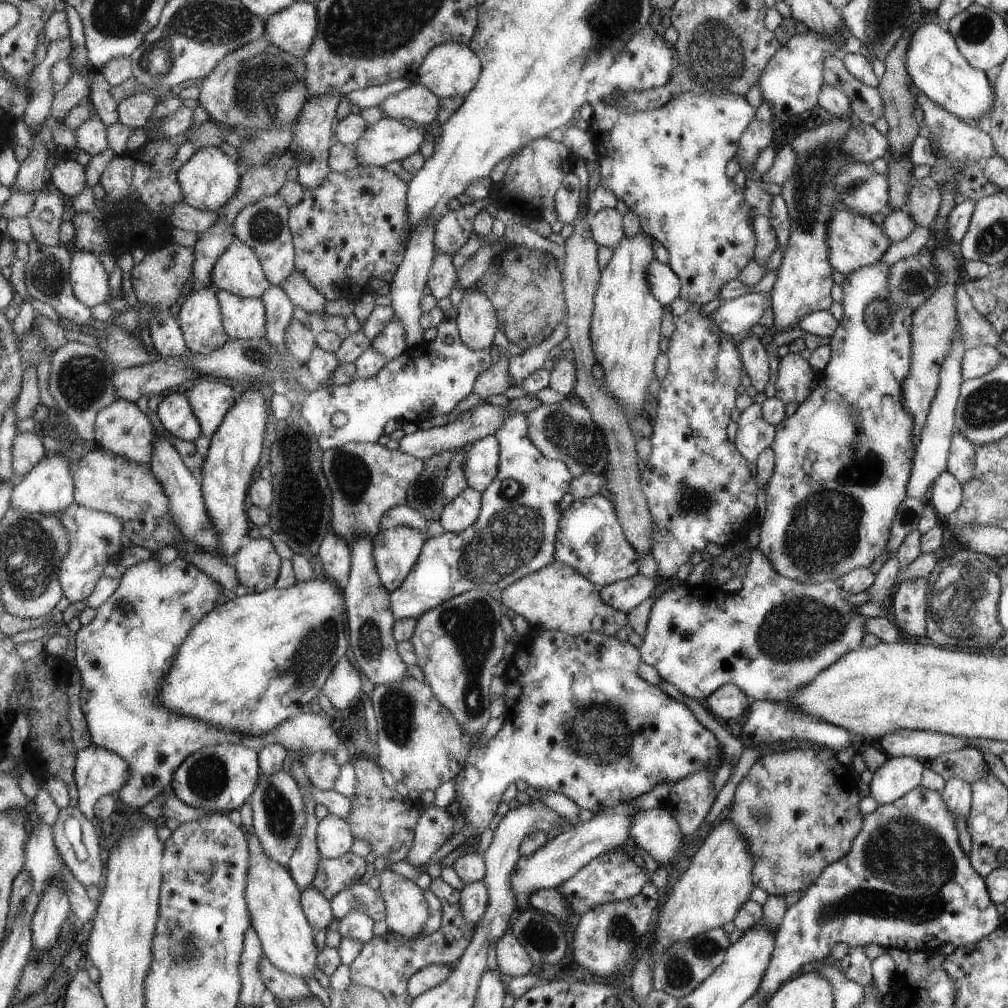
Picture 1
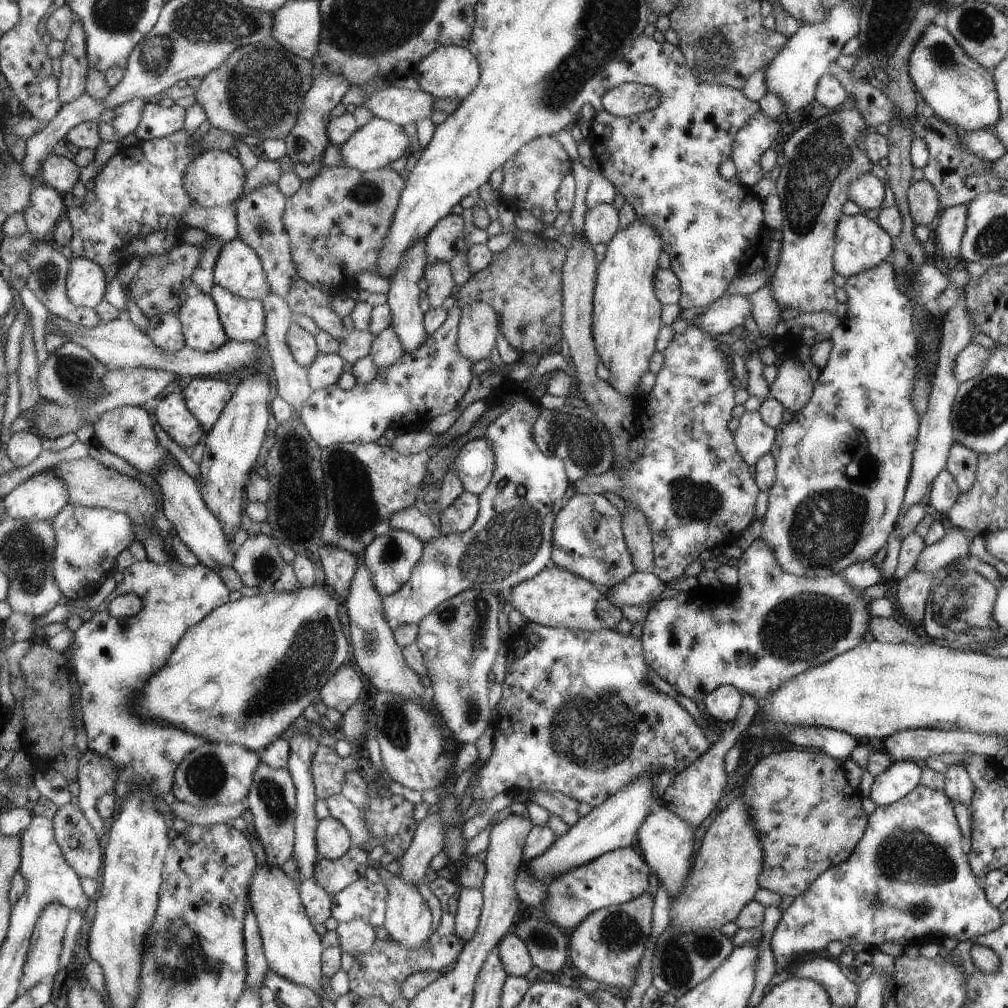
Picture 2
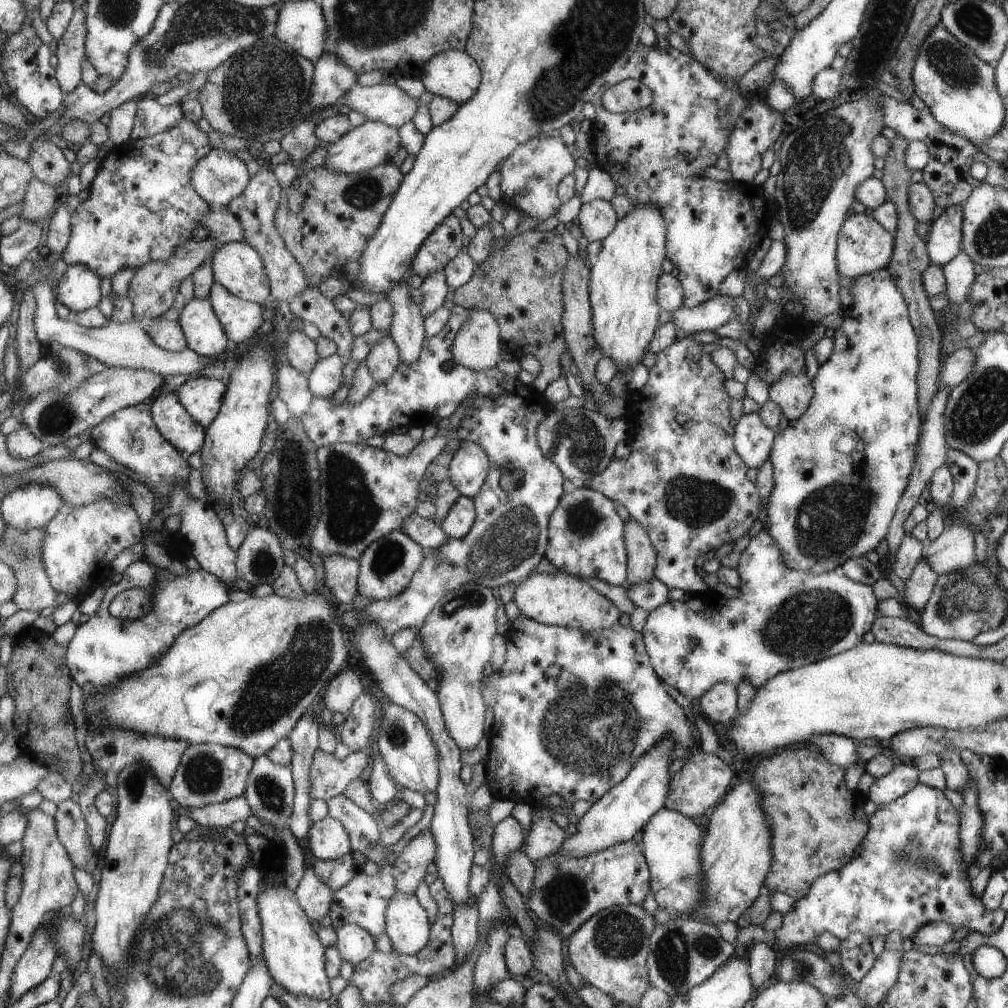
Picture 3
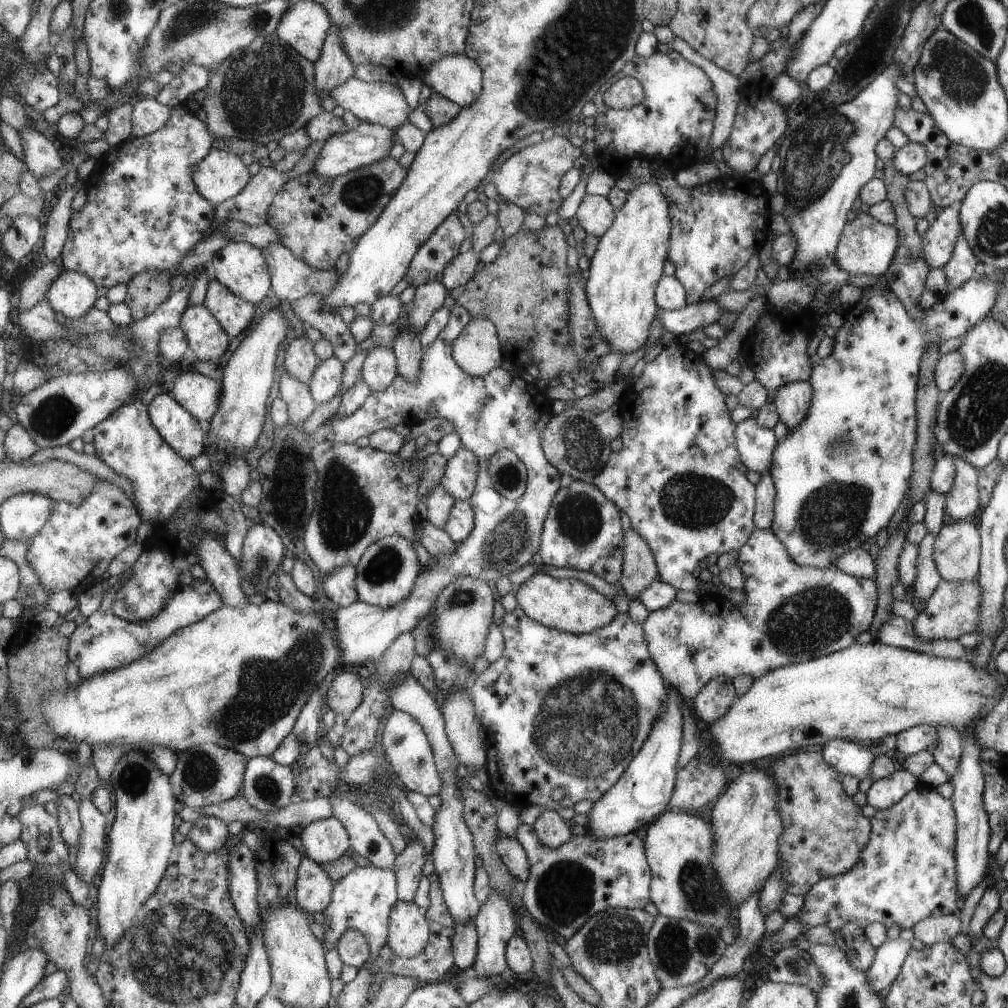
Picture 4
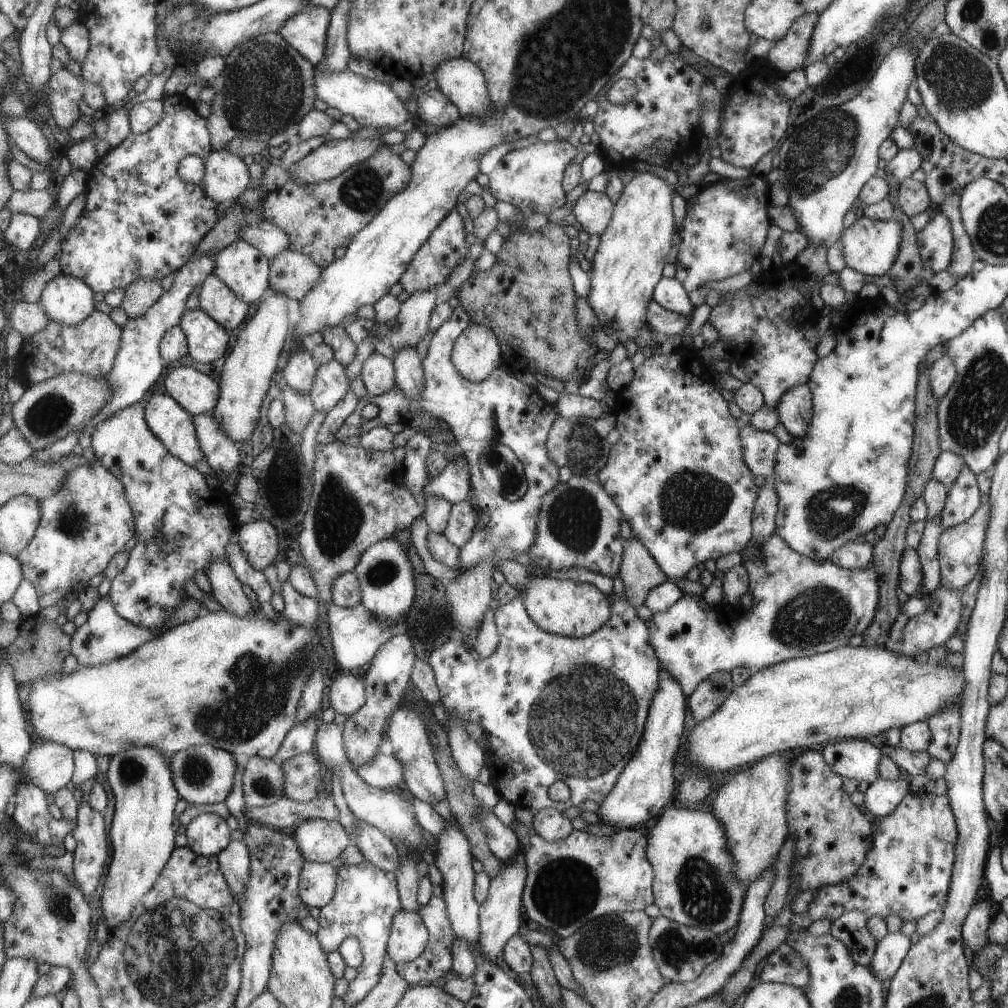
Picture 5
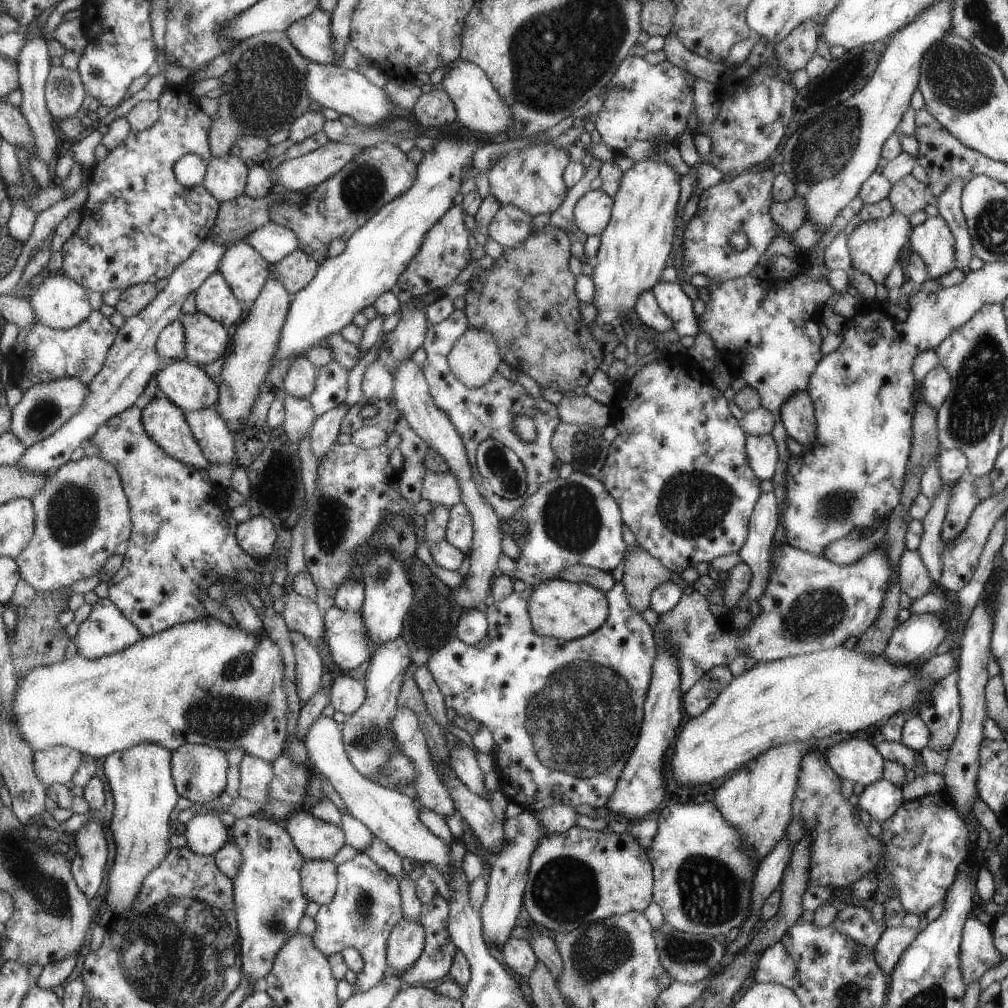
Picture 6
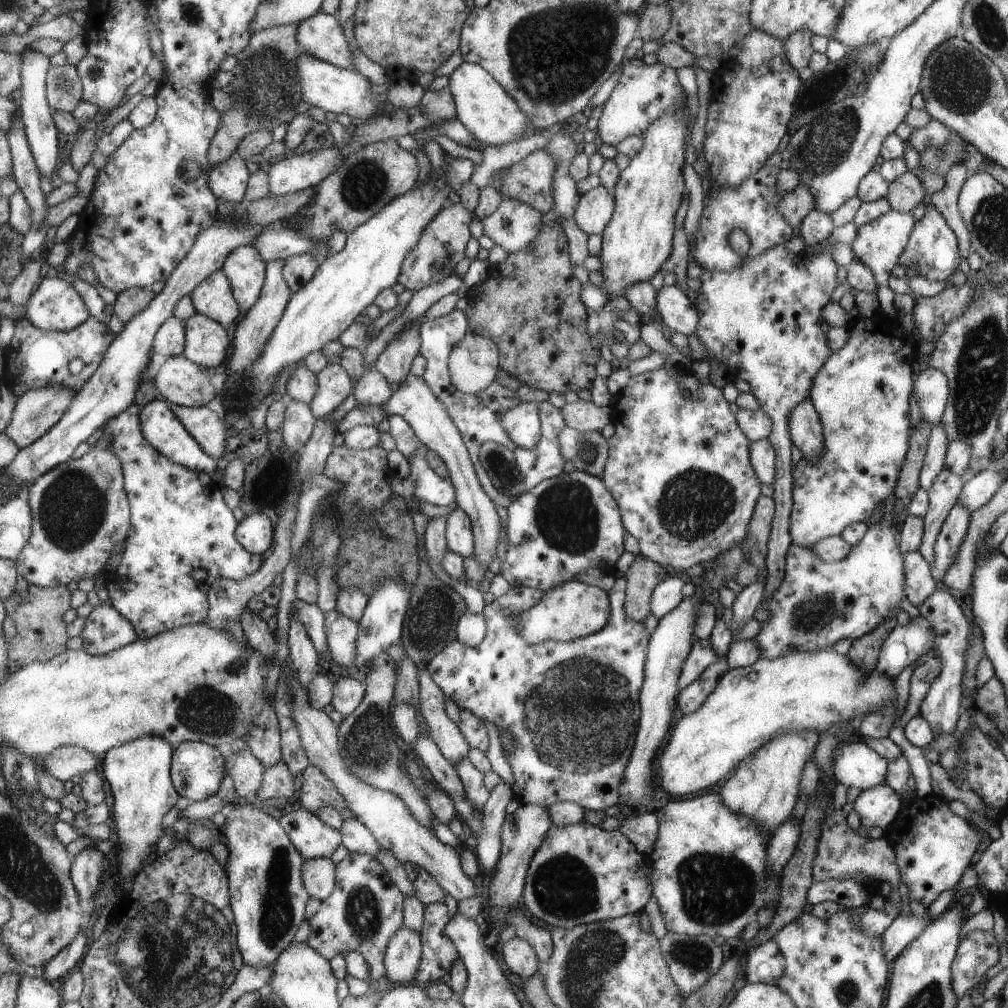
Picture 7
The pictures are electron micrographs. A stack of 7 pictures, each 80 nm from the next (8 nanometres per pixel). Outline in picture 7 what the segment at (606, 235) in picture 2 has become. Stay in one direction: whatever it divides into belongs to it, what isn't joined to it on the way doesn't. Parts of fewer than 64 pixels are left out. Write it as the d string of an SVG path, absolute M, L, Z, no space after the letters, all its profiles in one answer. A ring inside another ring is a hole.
M598 185L580 194L573 220L585 235L600 234L611 219L613 206L612 189Z

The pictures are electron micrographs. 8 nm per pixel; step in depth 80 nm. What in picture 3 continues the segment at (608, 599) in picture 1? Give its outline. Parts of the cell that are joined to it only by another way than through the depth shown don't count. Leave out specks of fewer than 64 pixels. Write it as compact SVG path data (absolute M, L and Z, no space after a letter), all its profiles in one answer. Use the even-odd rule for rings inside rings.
M655 576L634 585L625 586L625 589L626 597L634 606L641 607L647 612L667 601L667 592L670 590L664 582Z

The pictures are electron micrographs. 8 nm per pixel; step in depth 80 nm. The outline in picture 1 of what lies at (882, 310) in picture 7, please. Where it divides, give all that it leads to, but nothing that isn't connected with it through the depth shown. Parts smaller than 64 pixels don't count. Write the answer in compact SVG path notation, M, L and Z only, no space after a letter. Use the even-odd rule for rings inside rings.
M834 210L828 222L829 262L837 272L847 275L853 270L861 269L880 261L892 242L884 230L872 222L869 217L854 214L847 210Z

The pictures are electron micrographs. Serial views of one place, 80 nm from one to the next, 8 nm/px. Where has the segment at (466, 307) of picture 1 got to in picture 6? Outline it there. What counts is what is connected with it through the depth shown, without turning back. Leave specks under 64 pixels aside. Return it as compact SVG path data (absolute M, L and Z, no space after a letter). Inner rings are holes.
M468 329L449 354L450 371L467 388L481 388L504 362L500 346L487 330Z

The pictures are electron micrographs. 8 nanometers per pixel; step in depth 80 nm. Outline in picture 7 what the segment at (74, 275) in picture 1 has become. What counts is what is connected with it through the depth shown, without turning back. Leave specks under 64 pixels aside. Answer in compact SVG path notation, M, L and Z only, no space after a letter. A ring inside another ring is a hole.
M55 277L40 282L25 316L35 328L68 332L81 326L91 314L74 284Z

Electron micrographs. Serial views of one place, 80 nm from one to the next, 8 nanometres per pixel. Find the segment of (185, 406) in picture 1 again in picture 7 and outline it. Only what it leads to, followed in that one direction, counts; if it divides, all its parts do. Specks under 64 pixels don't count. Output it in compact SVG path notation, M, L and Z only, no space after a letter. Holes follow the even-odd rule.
M155 399L144 405L140 418L145 439L149 440L149 444L153 444L161 454L167 456L172 462L197 472L207 473L209 476L212 475L215 470L222 467L223 462L204 452L204 447L189 433L184 423L171 410L169 404L166 400Z

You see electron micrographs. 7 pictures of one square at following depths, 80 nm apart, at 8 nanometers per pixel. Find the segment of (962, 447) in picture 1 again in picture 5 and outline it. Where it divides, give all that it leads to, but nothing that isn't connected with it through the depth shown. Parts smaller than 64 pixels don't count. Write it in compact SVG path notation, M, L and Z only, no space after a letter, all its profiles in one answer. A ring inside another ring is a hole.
M965 464L961 465L957 478L949 486L942 511L940 527L946 529L967 520L972 512L983 502L976 474Z

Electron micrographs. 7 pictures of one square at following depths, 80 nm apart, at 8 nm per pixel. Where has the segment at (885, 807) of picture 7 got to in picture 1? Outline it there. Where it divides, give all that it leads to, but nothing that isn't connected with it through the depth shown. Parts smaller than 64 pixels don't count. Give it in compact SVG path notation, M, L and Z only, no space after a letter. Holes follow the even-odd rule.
M887 757L873 772L868 784L869 796L878 805L890 804L920 785L922 762L911 757Z

